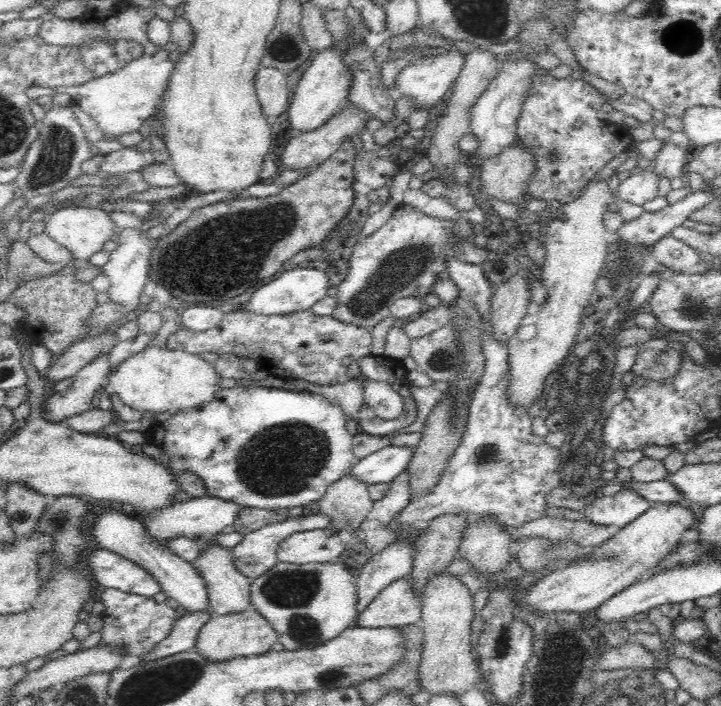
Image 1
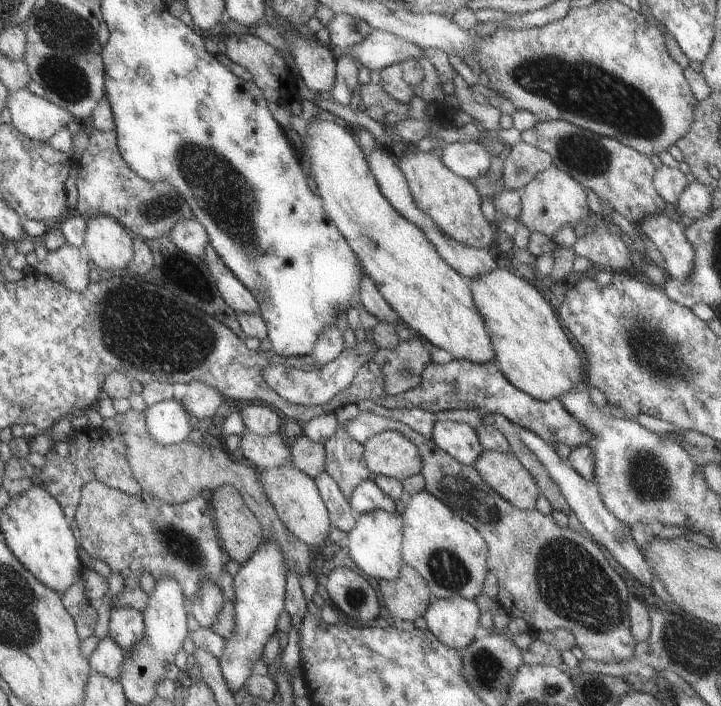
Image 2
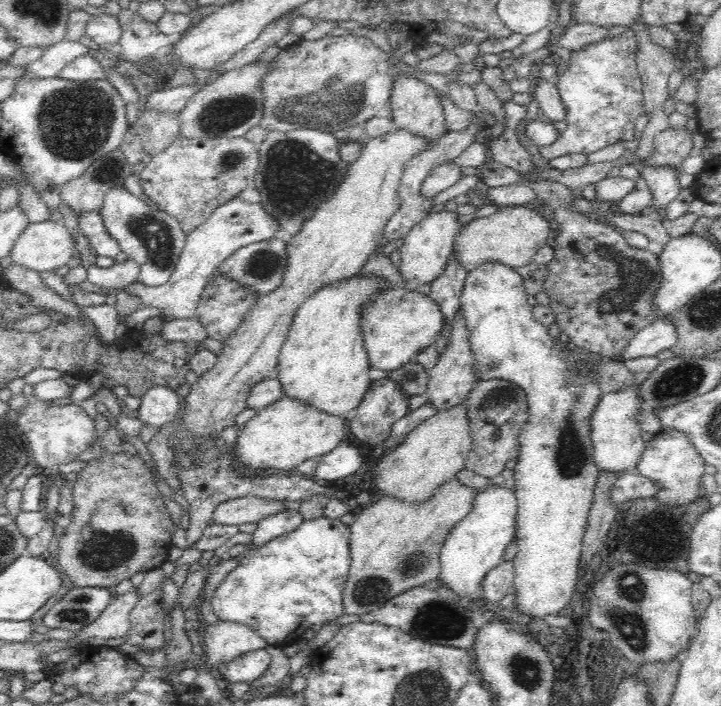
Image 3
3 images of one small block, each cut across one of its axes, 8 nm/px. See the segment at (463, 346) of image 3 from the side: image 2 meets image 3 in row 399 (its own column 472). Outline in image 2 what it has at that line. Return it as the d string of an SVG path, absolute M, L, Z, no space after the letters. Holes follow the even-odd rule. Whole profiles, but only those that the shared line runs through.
M436 420L432 440L438 448L455 458L460 464L474 464L483 448L475 428L467 423Z

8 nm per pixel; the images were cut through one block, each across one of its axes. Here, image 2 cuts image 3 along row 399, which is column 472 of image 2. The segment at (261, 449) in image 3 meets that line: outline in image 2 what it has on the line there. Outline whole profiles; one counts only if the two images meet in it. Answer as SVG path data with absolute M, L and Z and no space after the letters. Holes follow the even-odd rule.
M503 263L496 270L468 281L476 310L484 318L492 340L494 364L512 386L544 402L554 397L560 399L574 386L585 383L586 367L582 354L572 348L555 310L534 283L523 279L514 268Z

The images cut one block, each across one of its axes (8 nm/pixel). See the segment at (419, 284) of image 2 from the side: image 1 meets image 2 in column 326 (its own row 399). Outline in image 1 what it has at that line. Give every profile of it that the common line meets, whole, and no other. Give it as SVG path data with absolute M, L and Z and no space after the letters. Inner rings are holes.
M148 345L126 358L118 368L111 370L110 366L106 386L110 393L118 394L125 406L154 415L162 412L174 415L212 402L220 390L220 377L214 365L198 355Z

